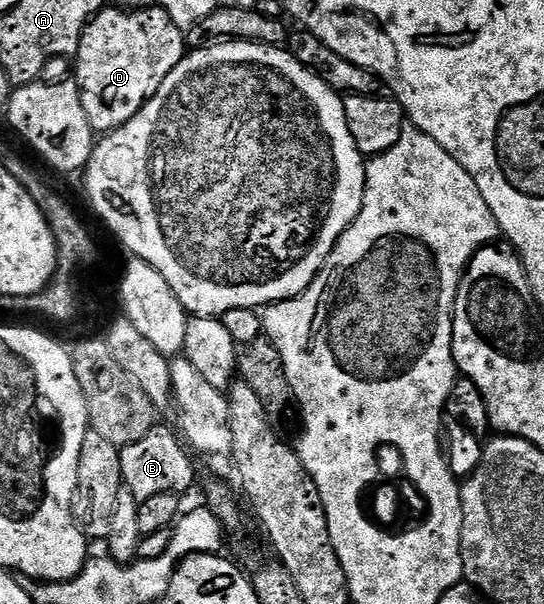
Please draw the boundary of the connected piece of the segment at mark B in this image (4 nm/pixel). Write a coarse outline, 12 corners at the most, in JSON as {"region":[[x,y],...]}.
{"region":[[156,424],[118,450],[122,484],[139,503],[183,495],[192,454]]}

